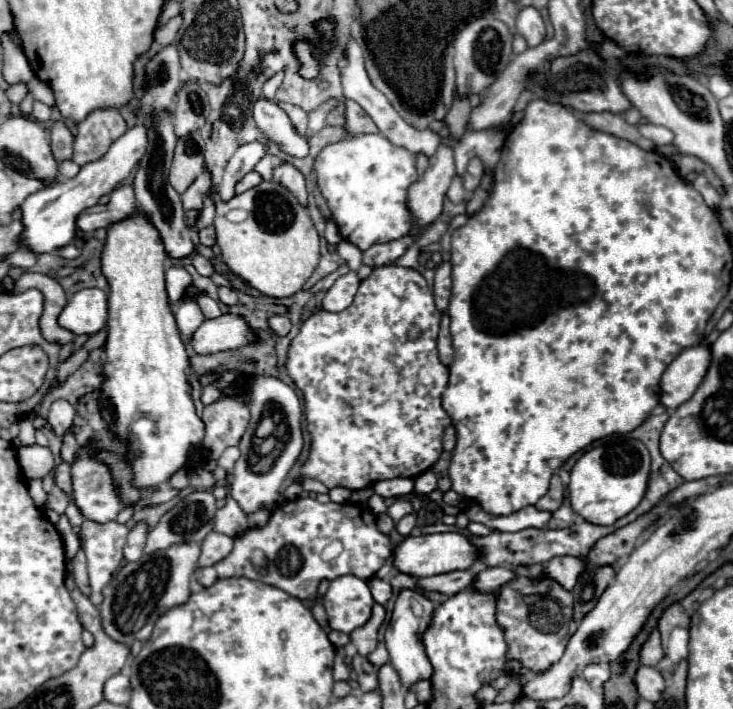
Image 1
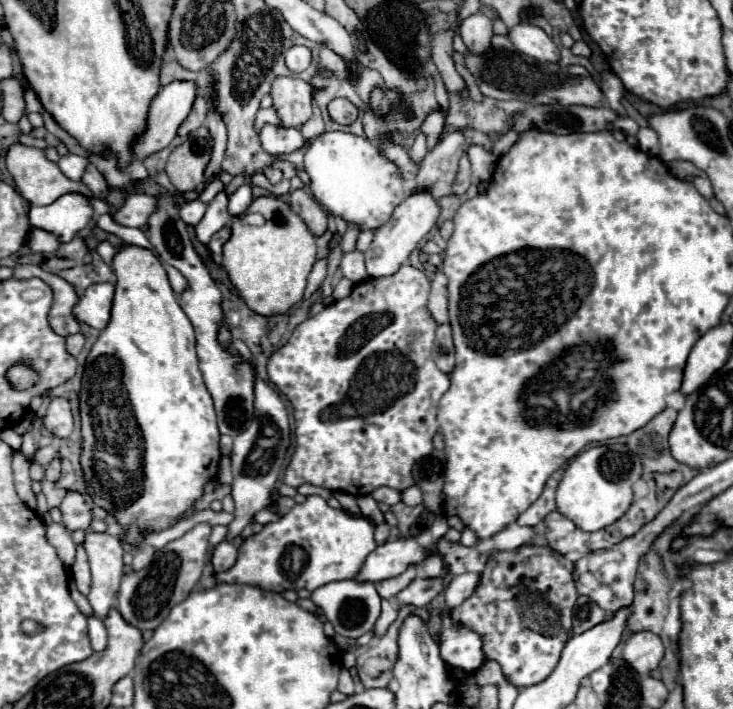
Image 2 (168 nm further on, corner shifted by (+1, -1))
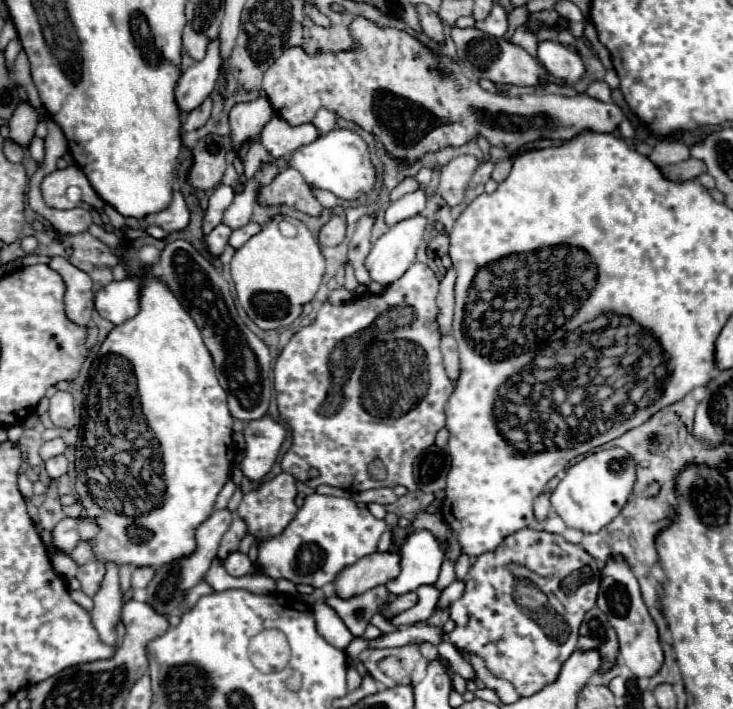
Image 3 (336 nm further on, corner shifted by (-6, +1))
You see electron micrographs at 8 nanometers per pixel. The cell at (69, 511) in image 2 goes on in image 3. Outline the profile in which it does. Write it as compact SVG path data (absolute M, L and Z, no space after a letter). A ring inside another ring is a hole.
M65 517L61 519L55 529L53 529L53 543L57 549L71 553L75 549L75 545L79 543L79 519L73 517Z

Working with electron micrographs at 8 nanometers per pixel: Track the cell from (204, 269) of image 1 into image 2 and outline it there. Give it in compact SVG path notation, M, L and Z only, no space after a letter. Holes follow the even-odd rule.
M158 195L158 211L148 221L148 239L158 253L160 261L176 267L188 281L188 287L178 295L178 303L192 321L196 329L196 351L200 359L200 371L204 375L206 387L214 399L214 407L218 413L218 427L222 435L238 435L246 423L252 419L254 413L254 381L256 381L256 369L250 361L240 357L238 353L232 353L228 347L224 347L218 341L218 331L224 323L222 313L222 293L216 287L214 279L210 277L206 265L196 255L186 223L178 215L178 205L172 197Z

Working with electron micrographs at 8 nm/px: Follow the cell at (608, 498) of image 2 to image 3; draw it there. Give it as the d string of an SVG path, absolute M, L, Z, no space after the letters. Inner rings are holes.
M601 449L583 457L579 463L567 469L567 475L551 493L551 505L569 527L579 529L583 533L597 533L621 513L621 509L631 497L635 481L637 463L625 449Z

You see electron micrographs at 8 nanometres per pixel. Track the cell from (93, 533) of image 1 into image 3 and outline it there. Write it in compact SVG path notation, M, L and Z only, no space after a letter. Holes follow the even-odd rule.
M105 563L107 573L99 587L99 591L93 597L93 611L91 617L95 621L95 629L99 631L99 637L103 643L113 645L117 641L117 623L121 617L121 587L119 587L119 565L117 563Z

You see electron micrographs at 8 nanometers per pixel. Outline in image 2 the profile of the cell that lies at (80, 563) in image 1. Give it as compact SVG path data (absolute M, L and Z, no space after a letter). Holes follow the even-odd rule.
M78 545L76 561L70 567L70 573L72 573L74 583L78 585L78 591L82 595L86 595L90 591L90 567L88 567L88 557L86 557L86 551L84 551L82 545Z

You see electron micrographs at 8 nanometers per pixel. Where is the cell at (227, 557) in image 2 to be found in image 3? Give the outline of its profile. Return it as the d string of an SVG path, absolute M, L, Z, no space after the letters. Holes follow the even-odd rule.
M233 551L233 553L229 553L223 565L225 565L227 573L231 573L231 575L235 575L235 577L249 575L249 573L253 571L253 563L251 563L251 559L249 559L245 553L241 553L241 551Z

